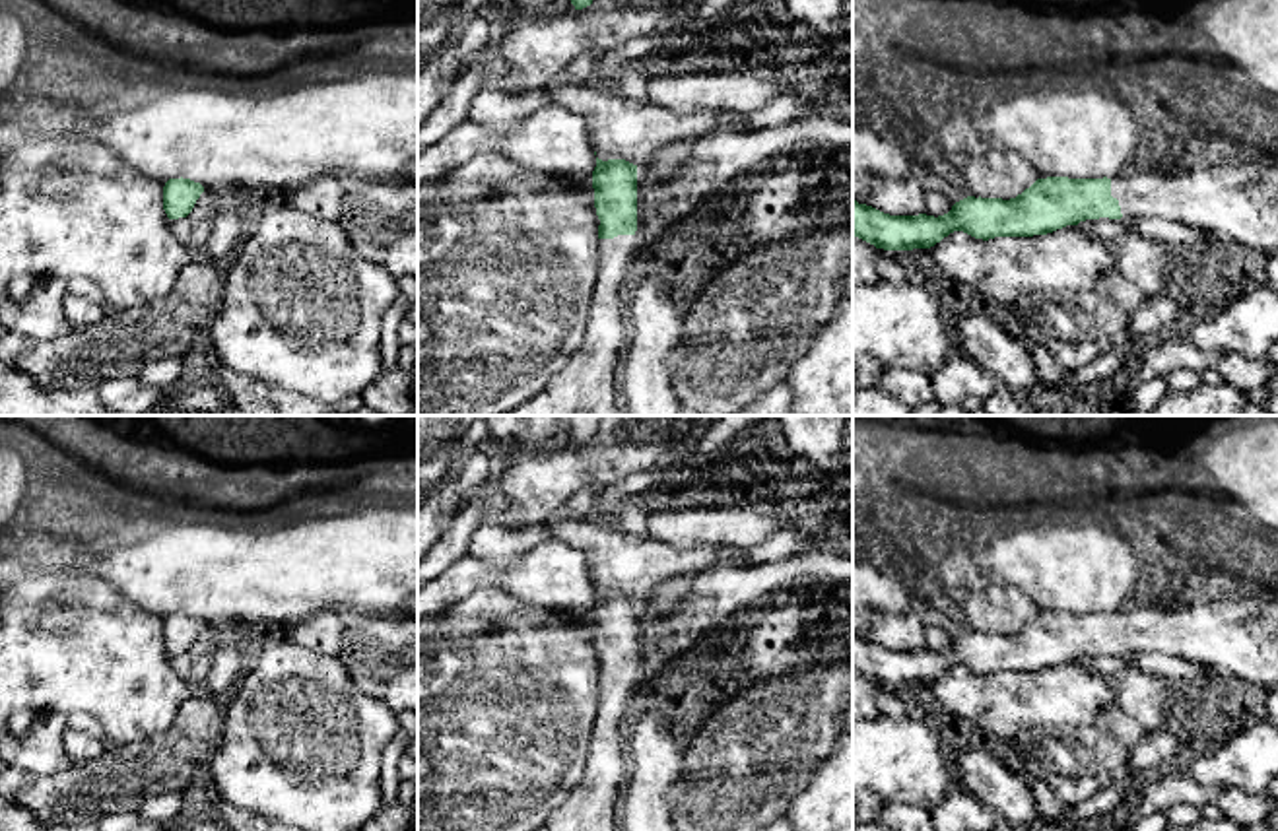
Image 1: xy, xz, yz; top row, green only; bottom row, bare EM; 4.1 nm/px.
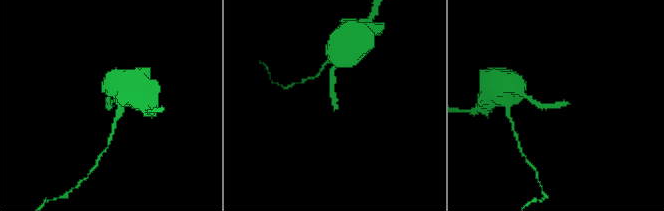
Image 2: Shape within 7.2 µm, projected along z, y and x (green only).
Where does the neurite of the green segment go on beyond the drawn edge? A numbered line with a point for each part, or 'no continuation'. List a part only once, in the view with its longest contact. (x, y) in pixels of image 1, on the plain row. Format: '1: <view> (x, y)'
1: yz (1240, 635)

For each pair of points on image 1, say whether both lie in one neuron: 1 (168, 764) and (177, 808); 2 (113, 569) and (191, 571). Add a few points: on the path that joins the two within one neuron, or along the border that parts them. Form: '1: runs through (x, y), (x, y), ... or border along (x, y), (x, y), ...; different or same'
1: border along (189, 797), (177, 793), (148, 795), (134, 808); different
2: runs through (133, 571), (171, 571); same

